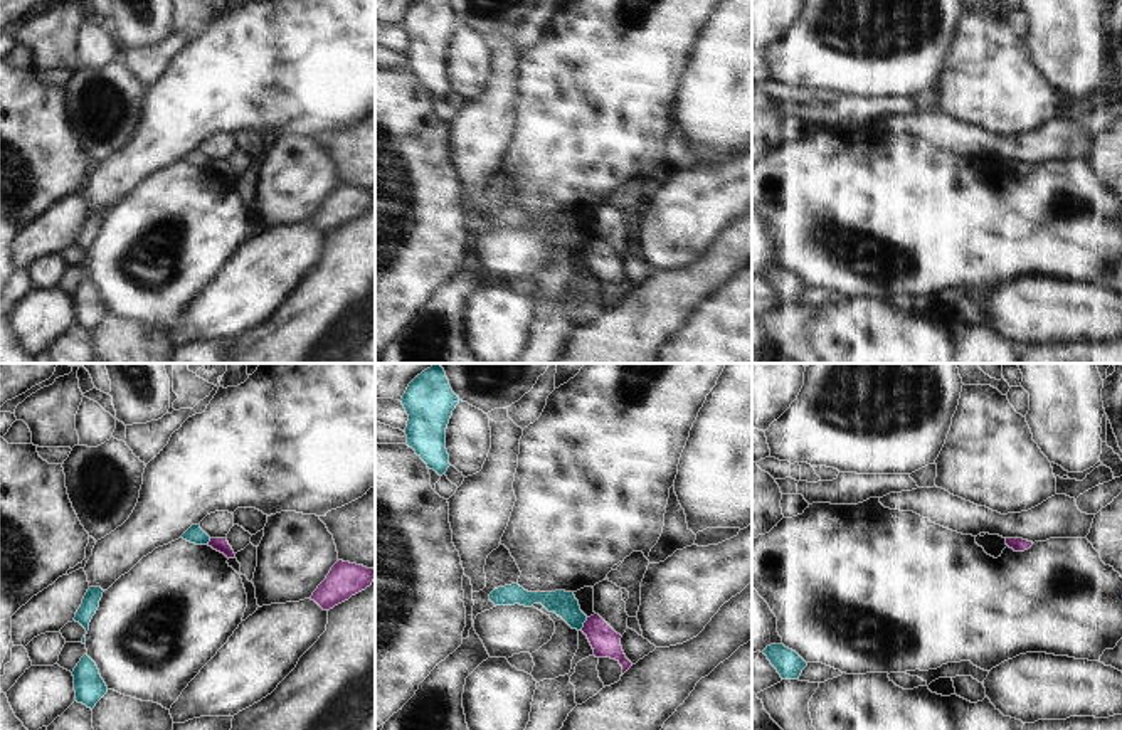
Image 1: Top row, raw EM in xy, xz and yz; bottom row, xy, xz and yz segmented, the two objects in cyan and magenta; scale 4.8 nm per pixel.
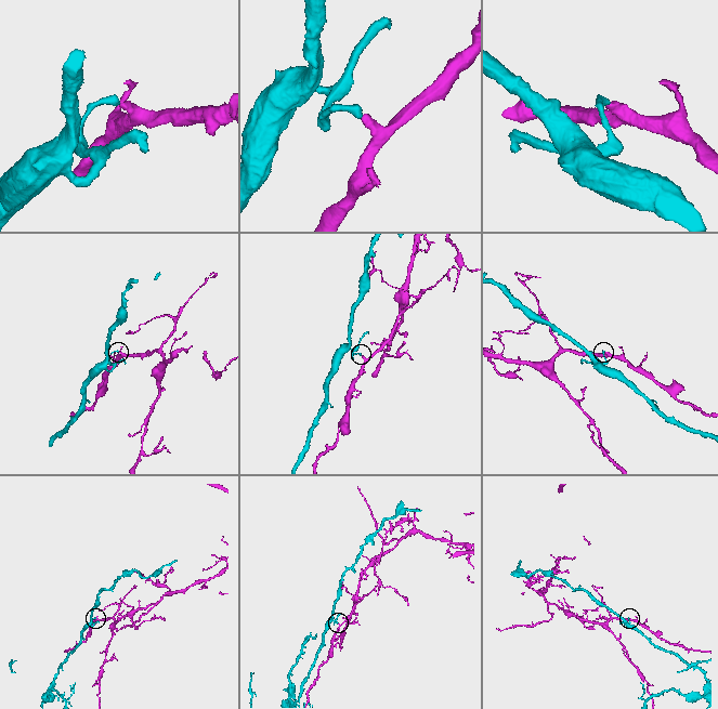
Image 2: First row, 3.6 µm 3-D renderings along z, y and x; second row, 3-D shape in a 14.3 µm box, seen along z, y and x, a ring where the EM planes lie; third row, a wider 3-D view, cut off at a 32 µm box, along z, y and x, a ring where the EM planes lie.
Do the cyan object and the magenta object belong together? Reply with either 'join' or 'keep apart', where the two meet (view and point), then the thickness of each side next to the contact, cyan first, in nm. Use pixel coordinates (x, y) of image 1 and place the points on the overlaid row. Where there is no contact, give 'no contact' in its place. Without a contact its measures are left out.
keep apart; contact xz (582, 624); calibres 120 and 140 nm

